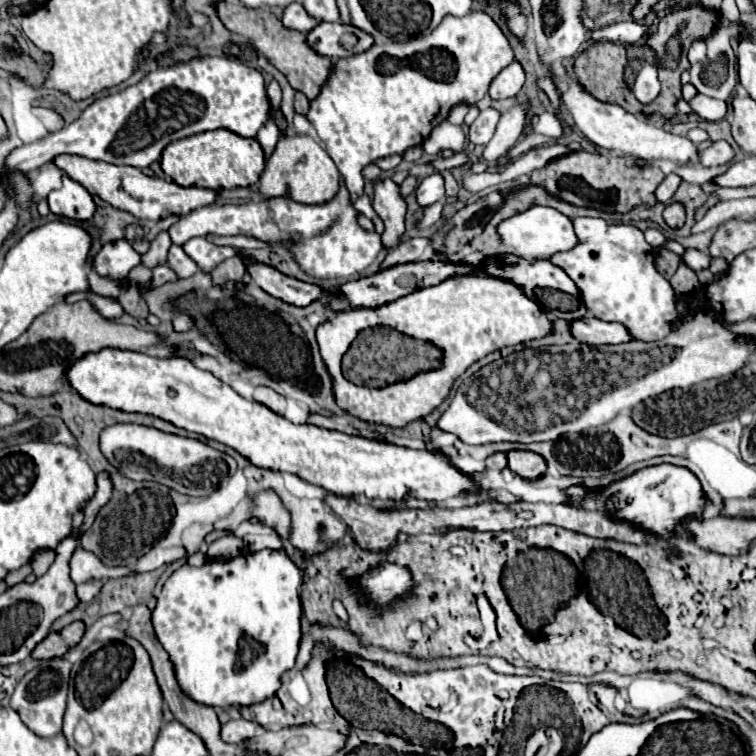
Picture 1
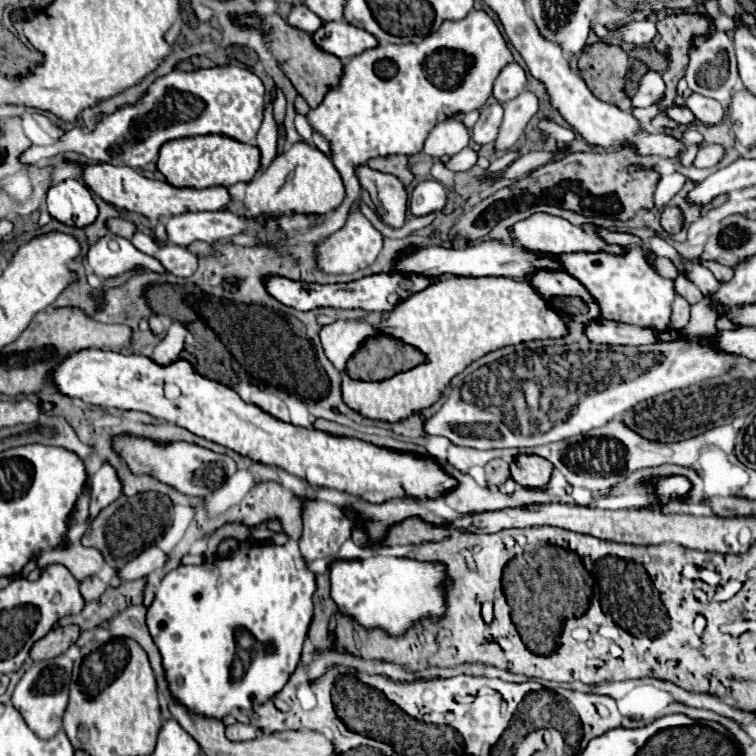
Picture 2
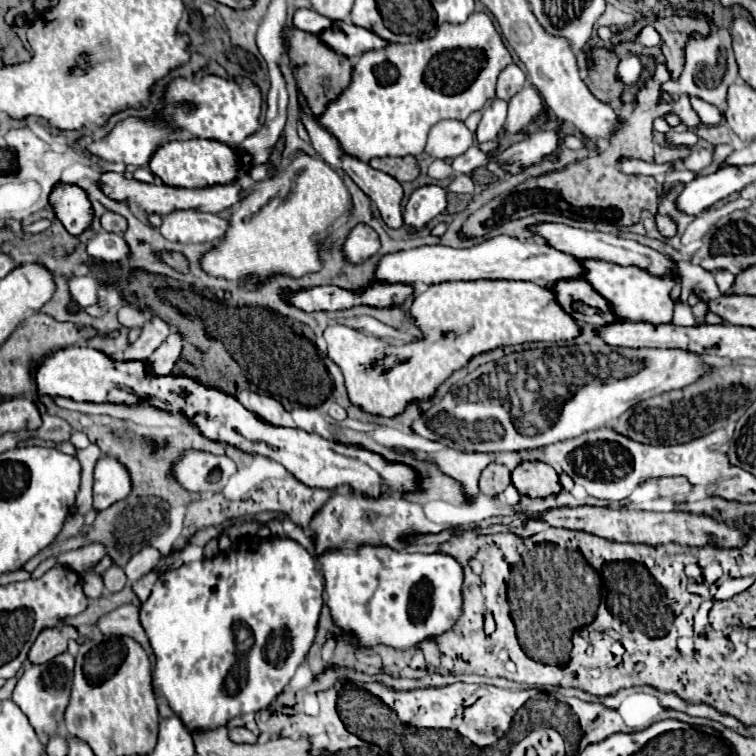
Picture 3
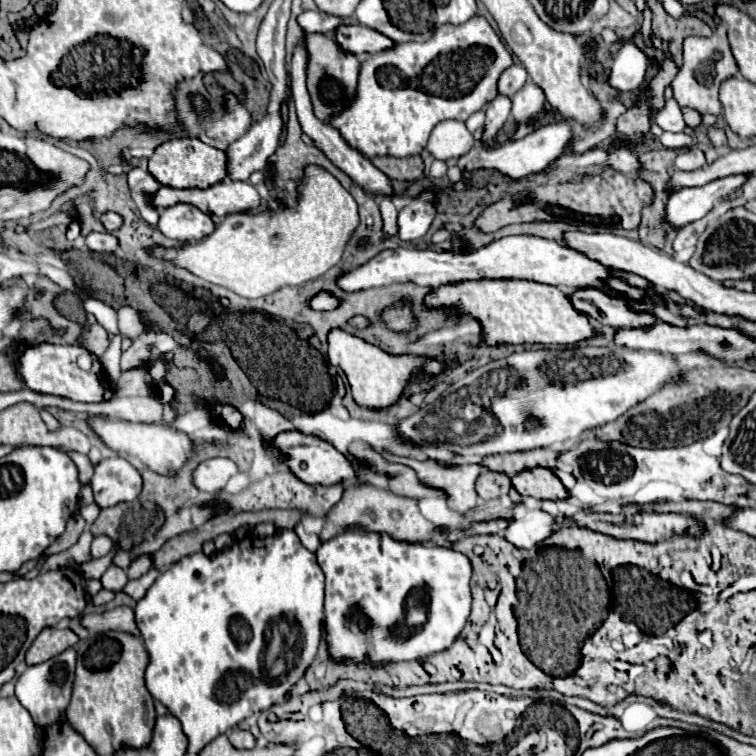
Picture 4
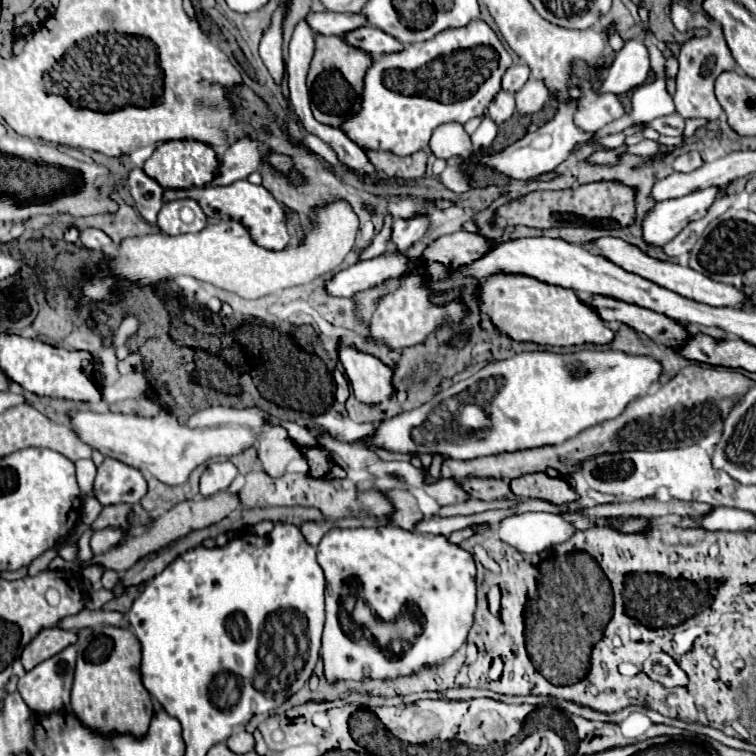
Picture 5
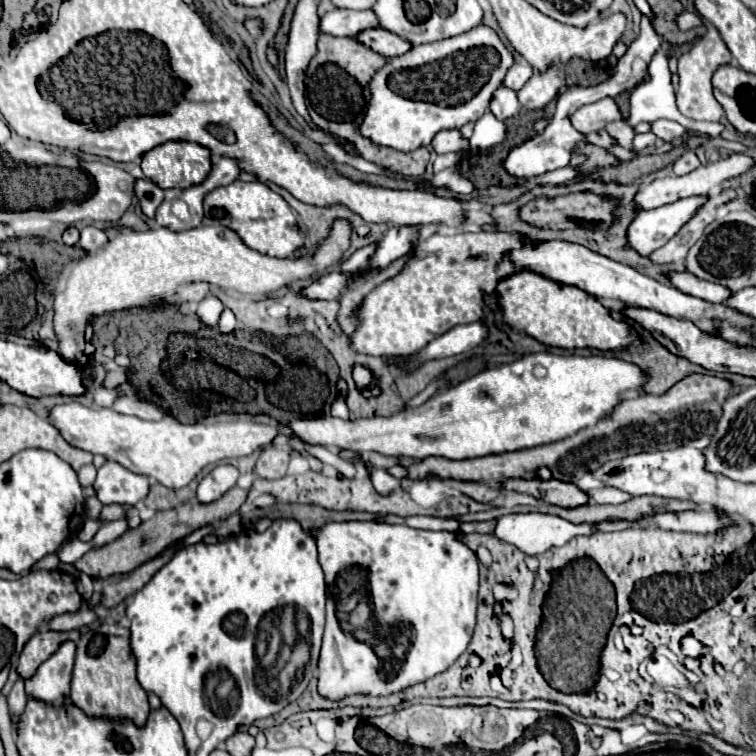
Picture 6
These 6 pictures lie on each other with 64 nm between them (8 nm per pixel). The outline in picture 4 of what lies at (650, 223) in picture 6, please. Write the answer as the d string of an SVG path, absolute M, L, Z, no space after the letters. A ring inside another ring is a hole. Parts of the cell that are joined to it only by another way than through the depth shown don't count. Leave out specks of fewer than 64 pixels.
M728 176L720 180L712 180L700 188L684 188L676 194L672 194L666 202L666 212L664 212L664 222L680 230L690 222L700 220L702 216L712 210L714 202L730 196L734 190L738 190L746 182L746 176Z

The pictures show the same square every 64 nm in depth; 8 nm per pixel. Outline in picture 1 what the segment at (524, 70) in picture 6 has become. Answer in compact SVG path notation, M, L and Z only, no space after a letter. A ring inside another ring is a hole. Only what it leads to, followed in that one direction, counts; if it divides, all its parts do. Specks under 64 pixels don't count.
M512 62L510 66L506 66L490 84L490 96L494 100L504 100L504 98L514 98L522 86L524 86L524 70L518 62Z

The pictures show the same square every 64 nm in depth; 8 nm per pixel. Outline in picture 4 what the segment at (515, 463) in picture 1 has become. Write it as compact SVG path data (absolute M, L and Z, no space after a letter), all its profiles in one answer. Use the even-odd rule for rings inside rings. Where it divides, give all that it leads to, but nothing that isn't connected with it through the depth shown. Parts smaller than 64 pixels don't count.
M548 468L524 470L512 478L512 486L520 496L532 496L538 500L564 500L570 492Z

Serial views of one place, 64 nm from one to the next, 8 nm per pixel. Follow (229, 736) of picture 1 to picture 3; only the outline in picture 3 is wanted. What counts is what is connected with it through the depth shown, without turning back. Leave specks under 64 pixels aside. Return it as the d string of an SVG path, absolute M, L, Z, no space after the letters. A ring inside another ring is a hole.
M228 728L228 734L236 744L256 744L256 734L252 734L248 728Z

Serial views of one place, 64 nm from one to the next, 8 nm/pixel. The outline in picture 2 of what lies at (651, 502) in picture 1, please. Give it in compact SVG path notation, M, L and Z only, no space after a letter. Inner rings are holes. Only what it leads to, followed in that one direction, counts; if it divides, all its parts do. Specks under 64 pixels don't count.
M672 476L672 478L658 478L656 480L656 494L660 496L660 500L680 498L688 490L690 490L690 482L684 476Z

